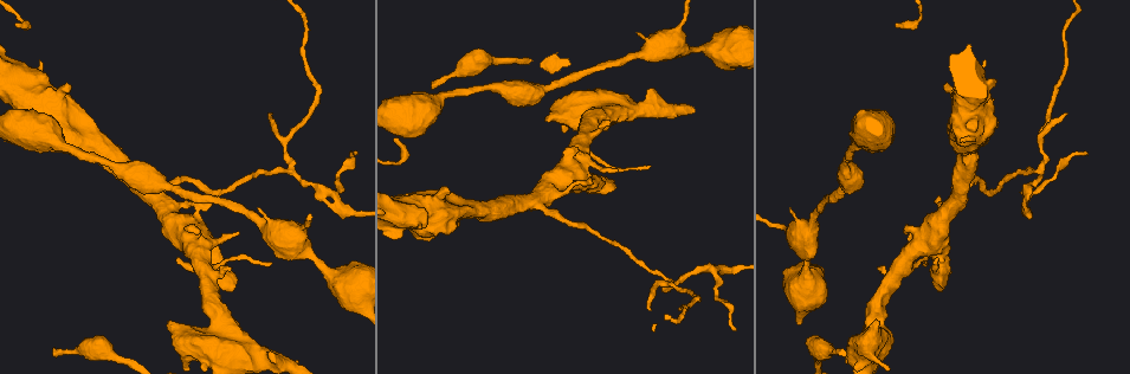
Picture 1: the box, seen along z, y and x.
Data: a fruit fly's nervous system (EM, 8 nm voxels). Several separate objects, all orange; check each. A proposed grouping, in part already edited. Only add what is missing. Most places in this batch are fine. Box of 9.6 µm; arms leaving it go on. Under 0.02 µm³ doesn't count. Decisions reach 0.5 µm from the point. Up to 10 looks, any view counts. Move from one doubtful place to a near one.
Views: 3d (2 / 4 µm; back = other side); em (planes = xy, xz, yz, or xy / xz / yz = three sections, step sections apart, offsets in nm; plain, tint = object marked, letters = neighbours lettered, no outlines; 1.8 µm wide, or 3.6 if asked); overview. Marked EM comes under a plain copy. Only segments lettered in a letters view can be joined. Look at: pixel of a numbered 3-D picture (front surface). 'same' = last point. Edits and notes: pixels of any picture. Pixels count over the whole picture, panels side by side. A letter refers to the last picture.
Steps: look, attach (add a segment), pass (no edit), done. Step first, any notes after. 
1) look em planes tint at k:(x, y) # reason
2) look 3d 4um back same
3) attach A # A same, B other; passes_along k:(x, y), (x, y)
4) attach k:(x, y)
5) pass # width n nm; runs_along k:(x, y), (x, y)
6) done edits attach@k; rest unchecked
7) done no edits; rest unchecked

look em xz step 8 letters at 1:(53, 353) # an open end

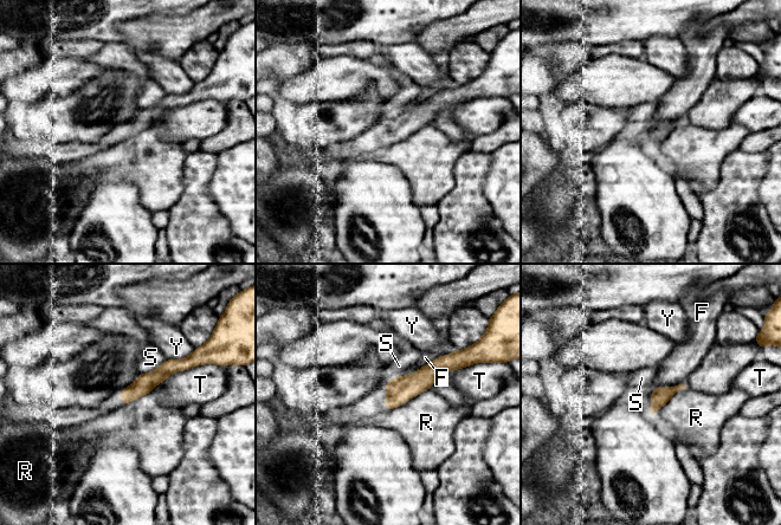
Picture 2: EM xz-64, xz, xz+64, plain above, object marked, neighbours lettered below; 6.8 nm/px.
pass # F other, R other, S other, T other, Y other; border 2:(439, 356), (412, 373), (397, 377); none of them fits

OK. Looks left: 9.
look em planes letters at 1:(791, 208) # branch stops here

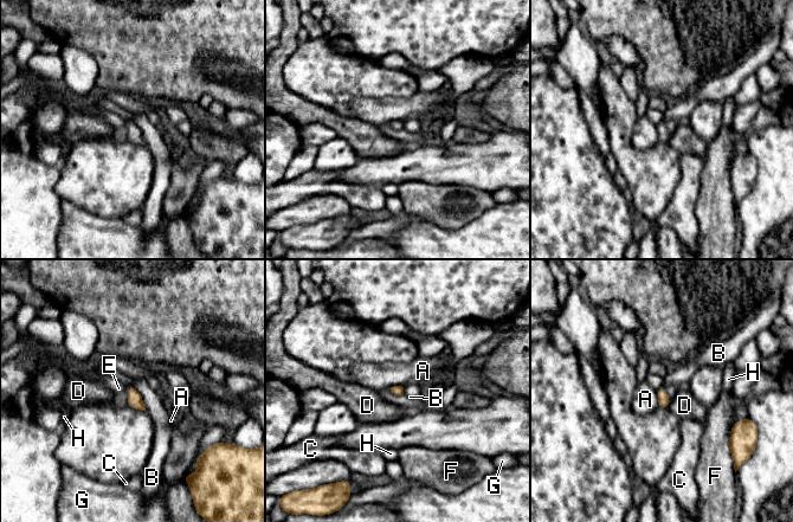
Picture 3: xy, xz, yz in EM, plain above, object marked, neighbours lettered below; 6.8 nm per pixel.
pass # A other, B other, C other, D other, E other, F other, G other, H other; none of them fits

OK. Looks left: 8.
look 3d 4um at 1:(618, 171) # an open end

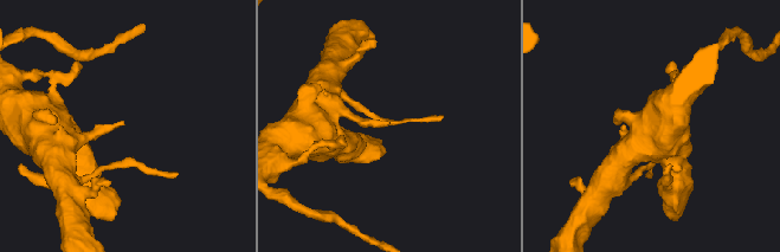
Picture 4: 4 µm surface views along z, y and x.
look em 3.6um planes letters at 4:(390, 122) # now the EM

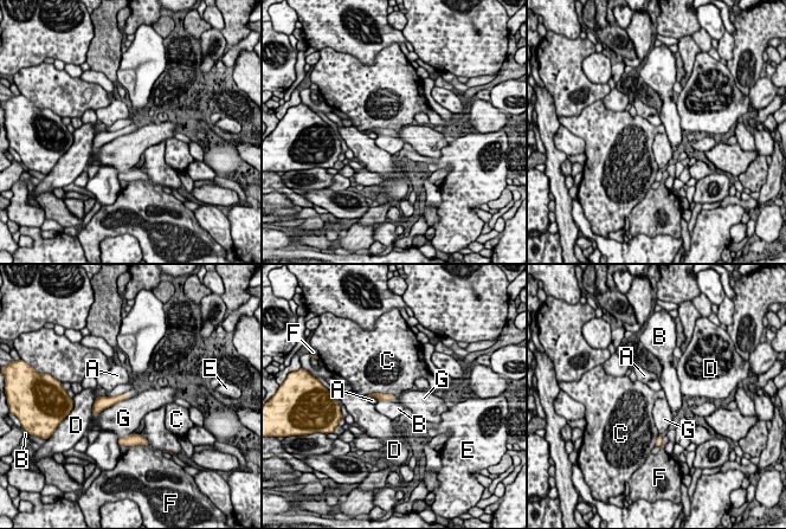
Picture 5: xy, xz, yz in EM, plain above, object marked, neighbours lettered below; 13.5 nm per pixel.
pass # A other, B other, C other, D other, E other, F other, G other; border 5:(127, 398), (94, 415); none of them fits

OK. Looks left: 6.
look em 3.6um yz step 8 letters at 1:(532, 91)

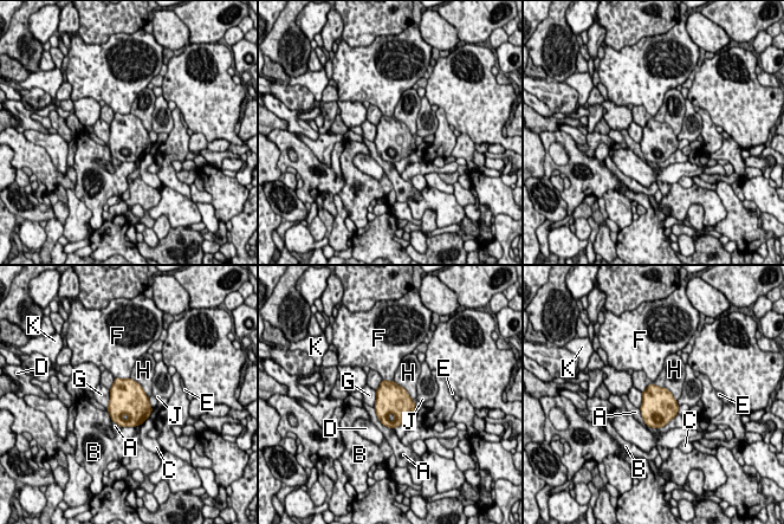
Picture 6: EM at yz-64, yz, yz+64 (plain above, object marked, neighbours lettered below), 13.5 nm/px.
look em 3.6um xz step 4 letters same # another direction

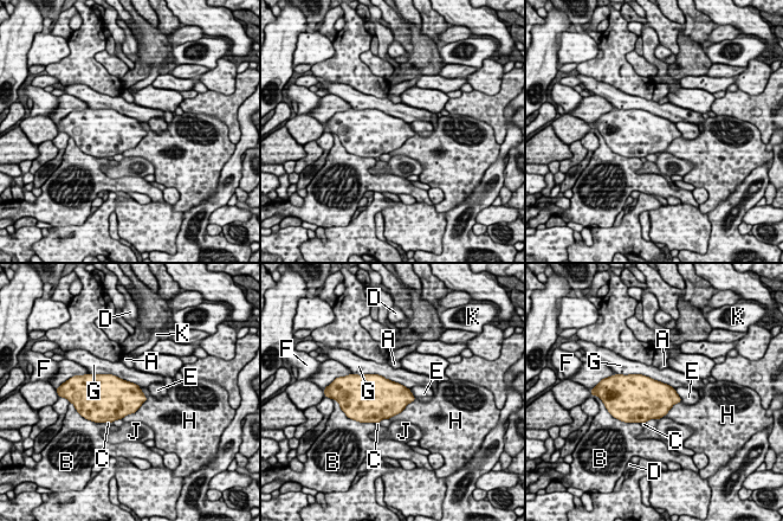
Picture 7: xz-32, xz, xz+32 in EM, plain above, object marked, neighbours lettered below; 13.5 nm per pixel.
pass # A other, B other, C other, D other, E other, F other, G other, H other, J other, K other; border 7:(140, 387), (146, 400), (122, 418); none of them fits

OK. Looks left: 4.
done no edits; rest unchecked

